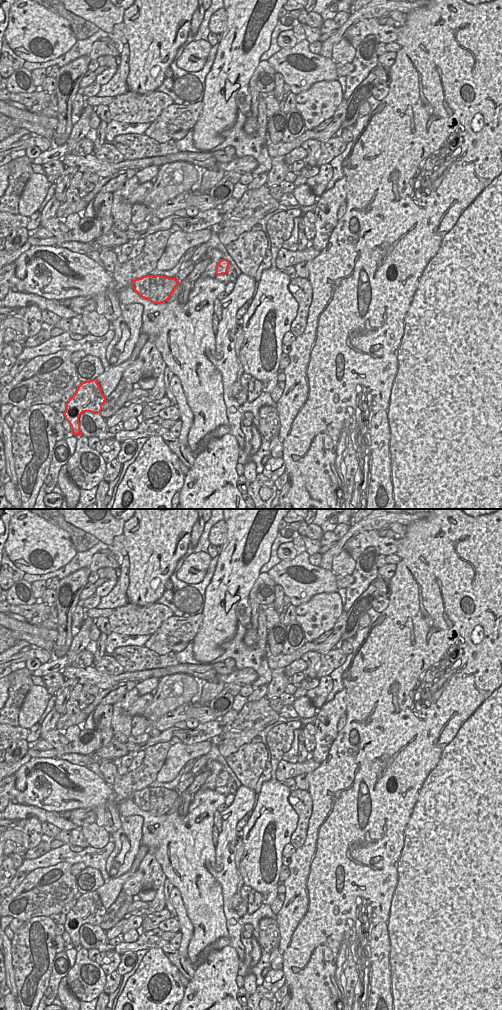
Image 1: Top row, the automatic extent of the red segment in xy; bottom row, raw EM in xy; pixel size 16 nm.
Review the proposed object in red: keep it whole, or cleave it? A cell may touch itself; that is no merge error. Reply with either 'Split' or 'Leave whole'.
Split.

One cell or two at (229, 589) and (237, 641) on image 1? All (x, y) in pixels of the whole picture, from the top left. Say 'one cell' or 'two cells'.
two cells

